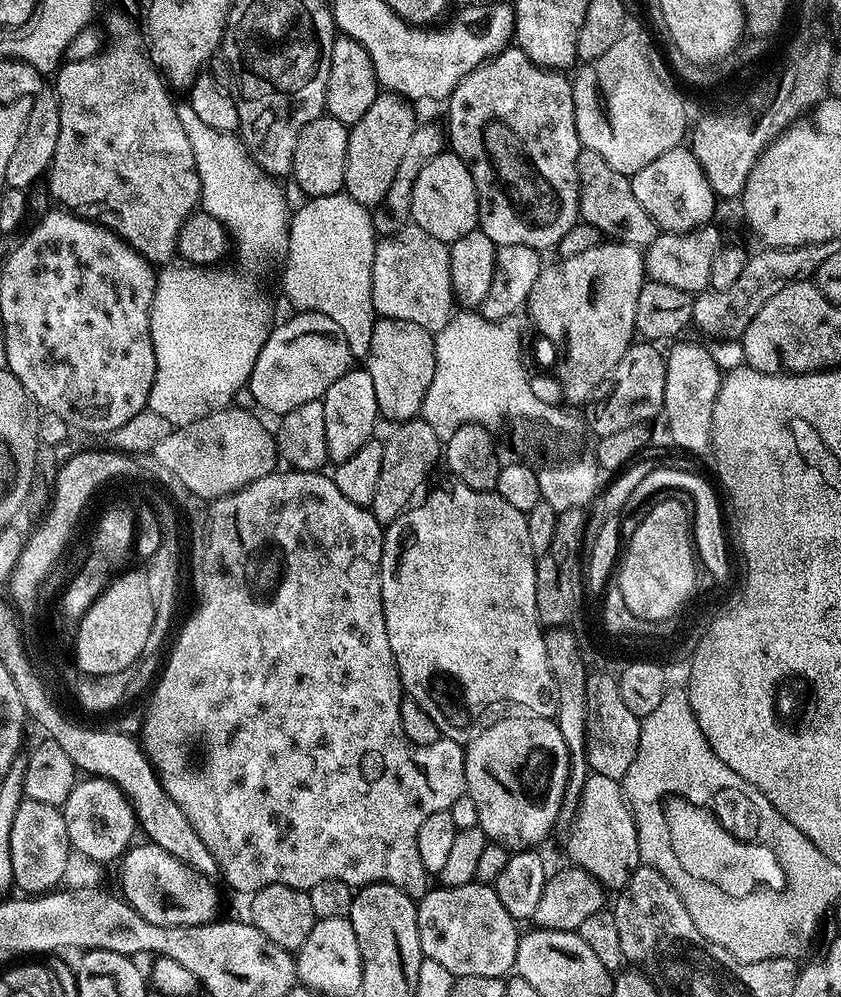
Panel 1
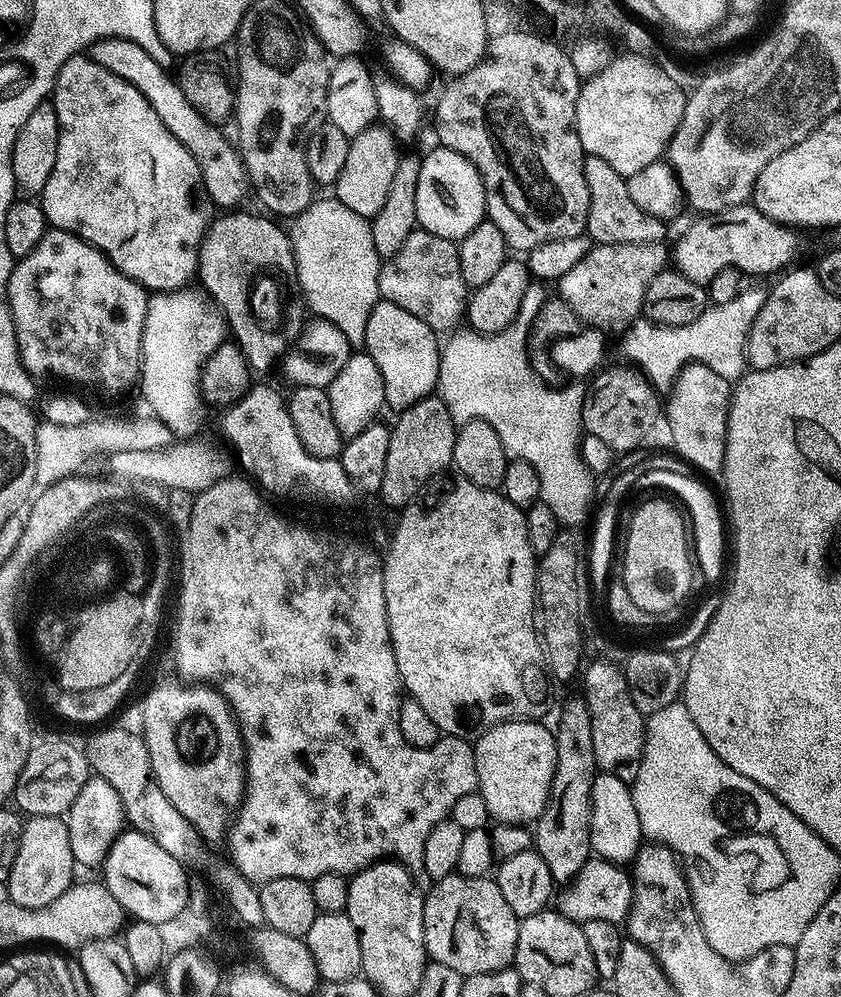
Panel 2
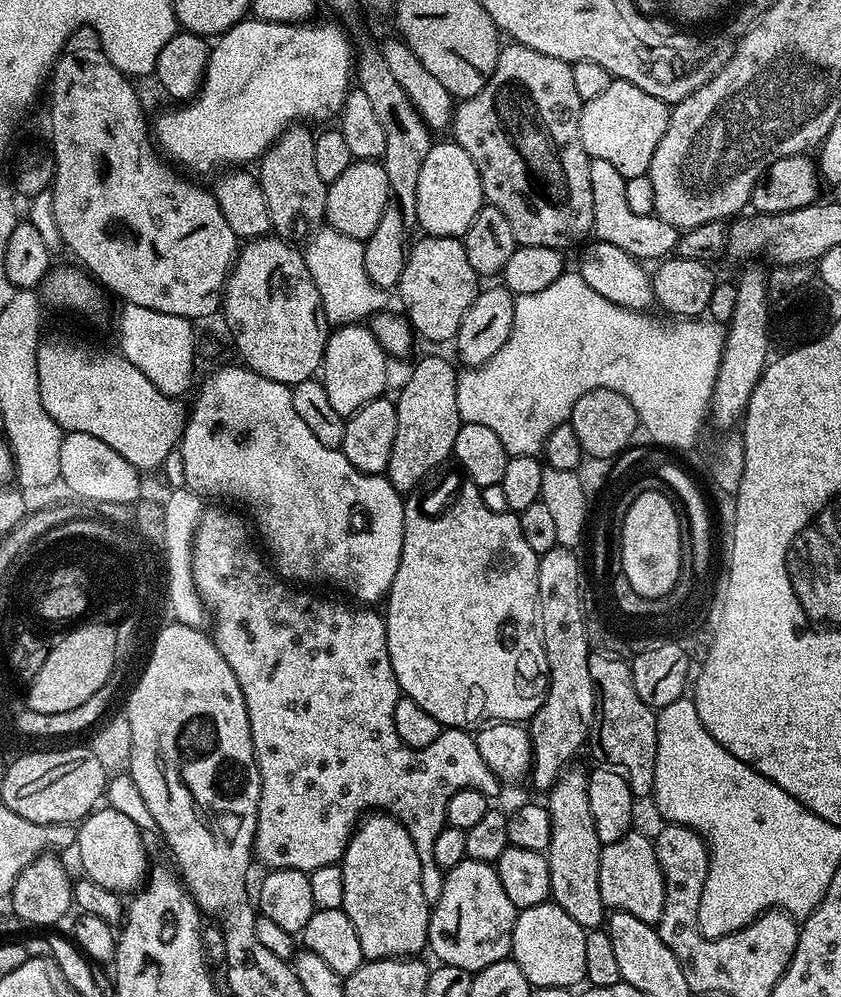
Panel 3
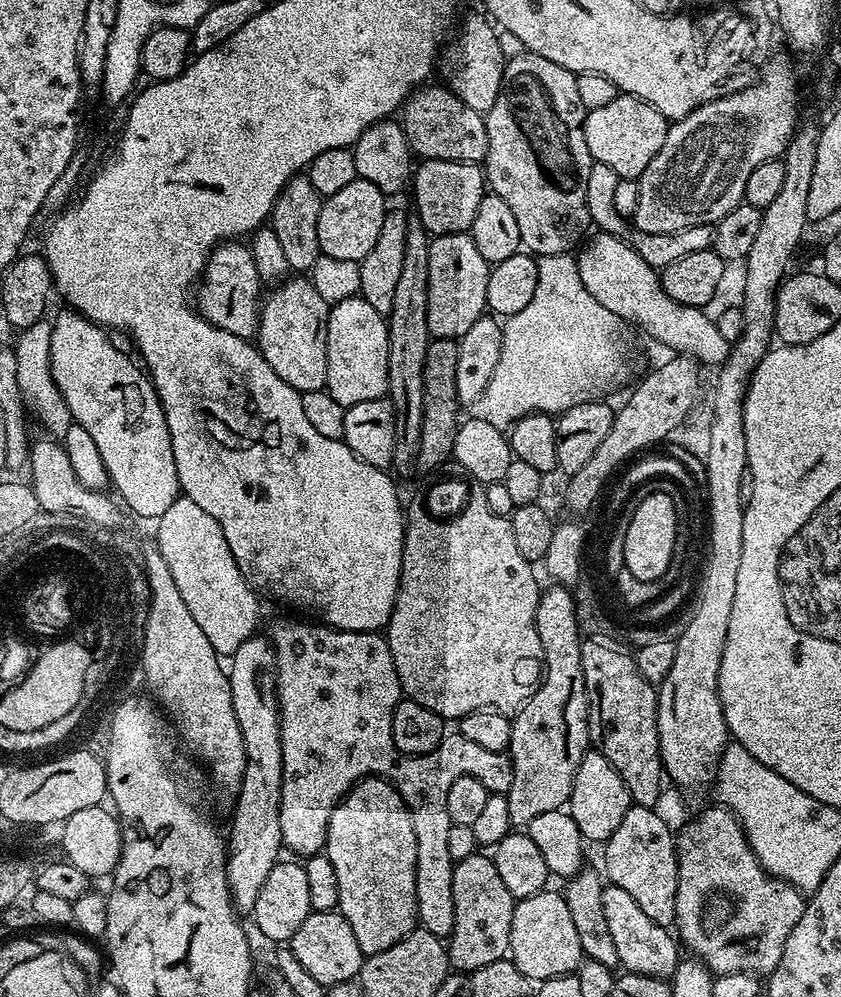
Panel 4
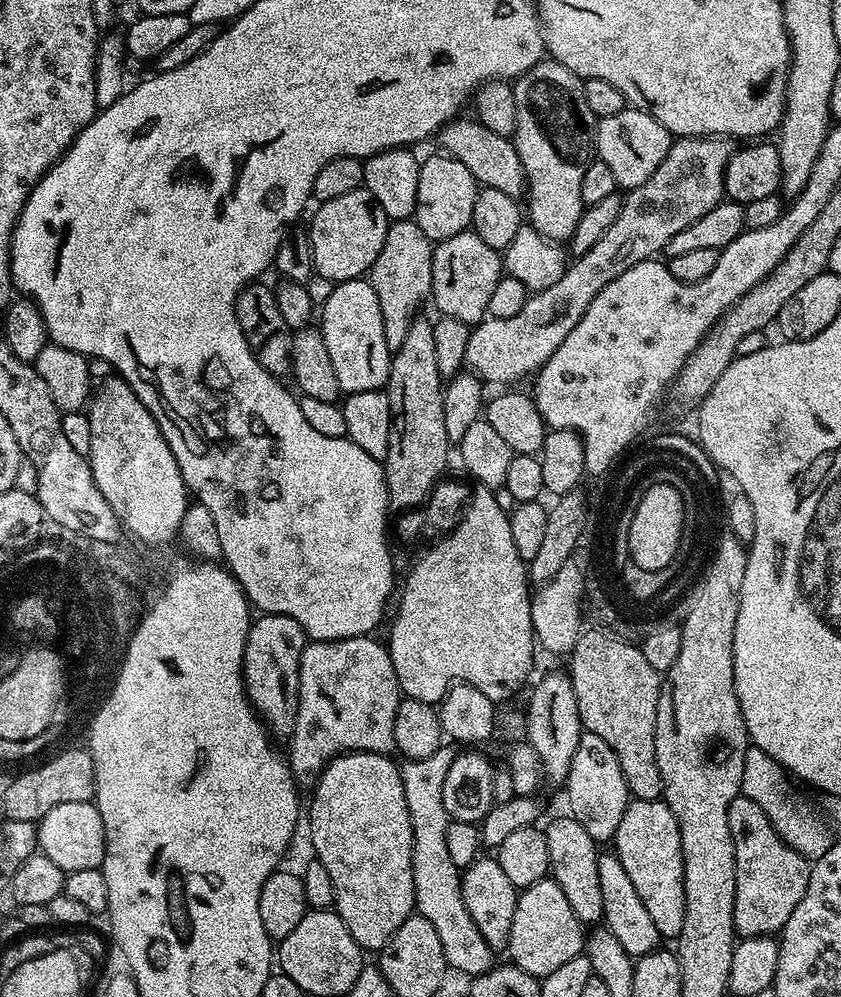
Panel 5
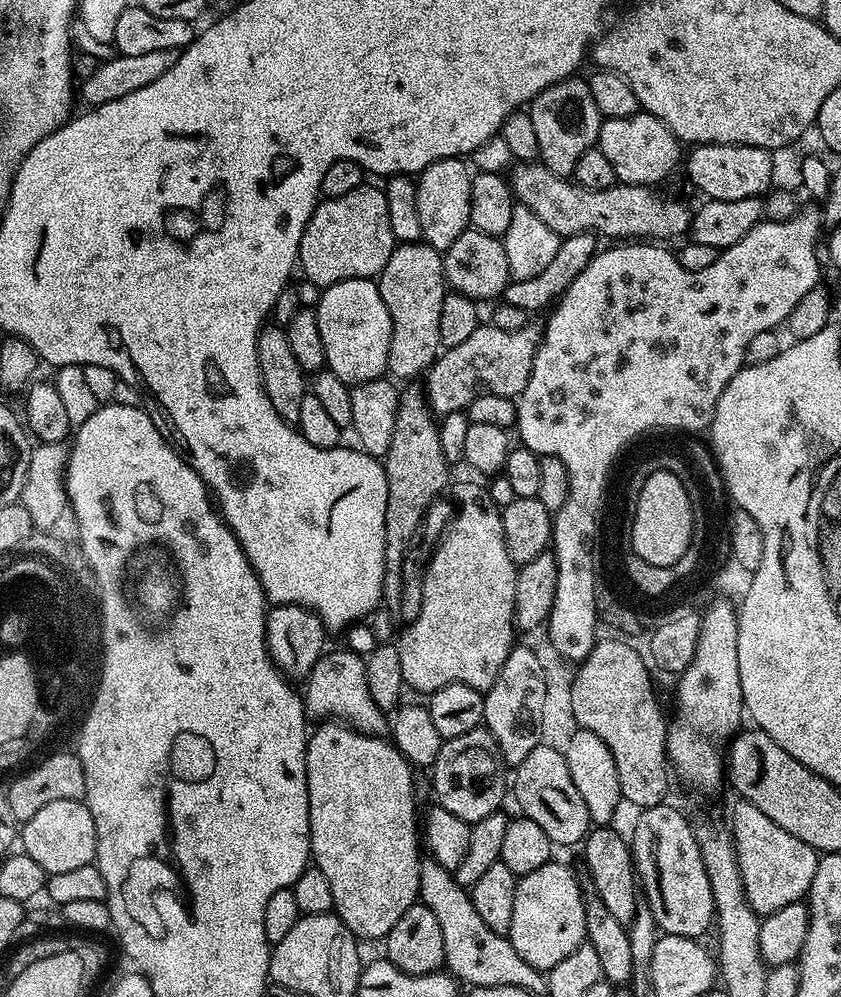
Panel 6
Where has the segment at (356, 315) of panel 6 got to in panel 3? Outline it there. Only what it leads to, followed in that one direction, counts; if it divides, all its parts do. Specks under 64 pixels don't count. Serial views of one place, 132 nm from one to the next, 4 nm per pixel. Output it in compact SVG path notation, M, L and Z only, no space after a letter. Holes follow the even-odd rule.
M358 323L333 327L324 351L322 383L334 410L347 418L371 400L381 399L388 384L388 362L389 357L368 326Z

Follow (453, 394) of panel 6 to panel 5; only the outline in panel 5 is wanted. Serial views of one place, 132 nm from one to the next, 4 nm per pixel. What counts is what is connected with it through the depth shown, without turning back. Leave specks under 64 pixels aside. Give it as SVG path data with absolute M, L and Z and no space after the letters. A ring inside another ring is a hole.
M681 136L673 139L666 158L658 165L658 170L654 170L654 174L646 178L641 188L631 189L624 196L624 205L614 226L610 226L610 230L606 230L606 234L602 234L602 238L598 238L594 246L581 251L580 257L569 263L562 278L558 278L554 286L546 286L546 290L541 292L532 292L526 306L522 306L522 310L518 310L514 318L487 317L472 328L467 340L465 365L487 383L504 384L500 386L511 385L508 384L511 380L520 380L523 376L531 377L554 354L554 350L558 350L558 346L566 342L566 334L570 334L570 330L578 326L582 314L586 314L590 302L594 302L602 286L618 278L618 274L630 270L630 266L663 253L674 234L686 230L690 222L698 222L702 214L710 214L714 206L722 203L725 199L724 175L733 151L733 141L723 136Z

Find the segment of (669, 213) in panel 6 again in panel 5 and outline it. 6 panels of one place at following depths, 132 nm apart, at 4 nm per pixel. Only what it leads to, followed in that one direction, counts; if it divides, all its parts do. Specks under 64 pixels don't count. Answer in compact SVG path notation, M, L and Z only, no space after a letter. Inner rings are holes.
M475 118L464 119L452 120L440 129L438 141L440 140L441 146L444 147L441 148L443 155L452 156L458 162L462 162L462 166L466 166L470 174L474 174L477 185L502 190L502 194L510 194L517 198L523 197L526 181L515 143L507 136L494 134L494 130L490 130Z

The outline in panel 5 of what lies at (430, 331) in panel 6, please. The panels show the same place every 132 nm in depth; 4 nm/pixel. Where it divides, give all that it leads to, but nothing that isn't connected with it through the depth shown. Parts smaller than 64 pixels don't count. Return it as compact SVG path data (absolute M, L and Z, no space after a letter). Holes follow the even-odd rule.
M415 219L394 220L386 230L386 242L378 250L366 279L378 294L378 306L382 310L382 334L386 334L386 346L390 350L402 346L406 330L410 330L413 320L417 319L420 307L432 294L432 249L433 241L422 234Z

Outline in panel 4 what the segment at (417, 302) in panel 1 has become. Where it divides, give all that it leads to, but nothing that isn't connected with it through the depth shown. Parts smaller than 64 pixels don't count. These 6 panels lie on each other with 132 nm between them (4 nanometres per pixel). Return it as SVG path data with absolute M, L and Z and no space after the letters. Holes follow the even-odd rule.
M455 232L454 234L446 234L438 236L432 240L430 246L430 278L428 279L428 305L426 306L426 322L428 323L429 337L437 340L454 340L459 341L462 334L466 334L466 330L470 330L470 326L474 326L474 322L478 322L480 316L485 315L488 299L486 298L486 282L488 281L488 273L490 266L482 258L482 254L478 254L478 246L474 246L471 235L468 232Z

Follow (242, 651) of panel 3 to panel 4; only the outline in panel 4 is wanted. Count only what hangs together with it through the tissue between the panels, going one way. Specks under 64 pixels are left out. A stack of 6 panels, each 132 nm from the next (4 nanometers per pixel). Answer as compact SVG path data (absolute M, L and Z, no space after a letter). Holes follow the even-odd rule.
M315 622L316 624L280 624L270 633L272 648L276 652L276 697L280 703L280 733L282 734L282 790L281 790L281 838L283 847L289 852L300 858L307 858L325 851L328 843L328 823L332 809L344 799L346 793L366 776L378 776L388 780L402 794L406 806L412 815L414 822L414 834L416 835L416 845L418 846L418 858L416 859L416 899L419 904L418 924L419 927L426 929L430 934L447 938L451 936L454 930L454 910L452 909L452 894L449 889L452 887L452 869L454 862L450 858L450 826L452 819L450 814L446 814L446 794L450 794L450 786L458 782L458 778L469 776L478 778L482 786L490 794L506 794L510 790L512 781L512 757L507 751L495 752L494 750L485 750L483 746L478 746L478 742L470 742L470 738L459 734L446 734L442 738L440 745L432 752L427 752L421 756L407 756L402 754L394 746L394 734L390 730L390 722L394 714L394 706L402 698L402 689L400 679L394 666L394 658L390 654L390 646L387 639L379 631L375 632L342 632L338 628L329 626L324 622Z

